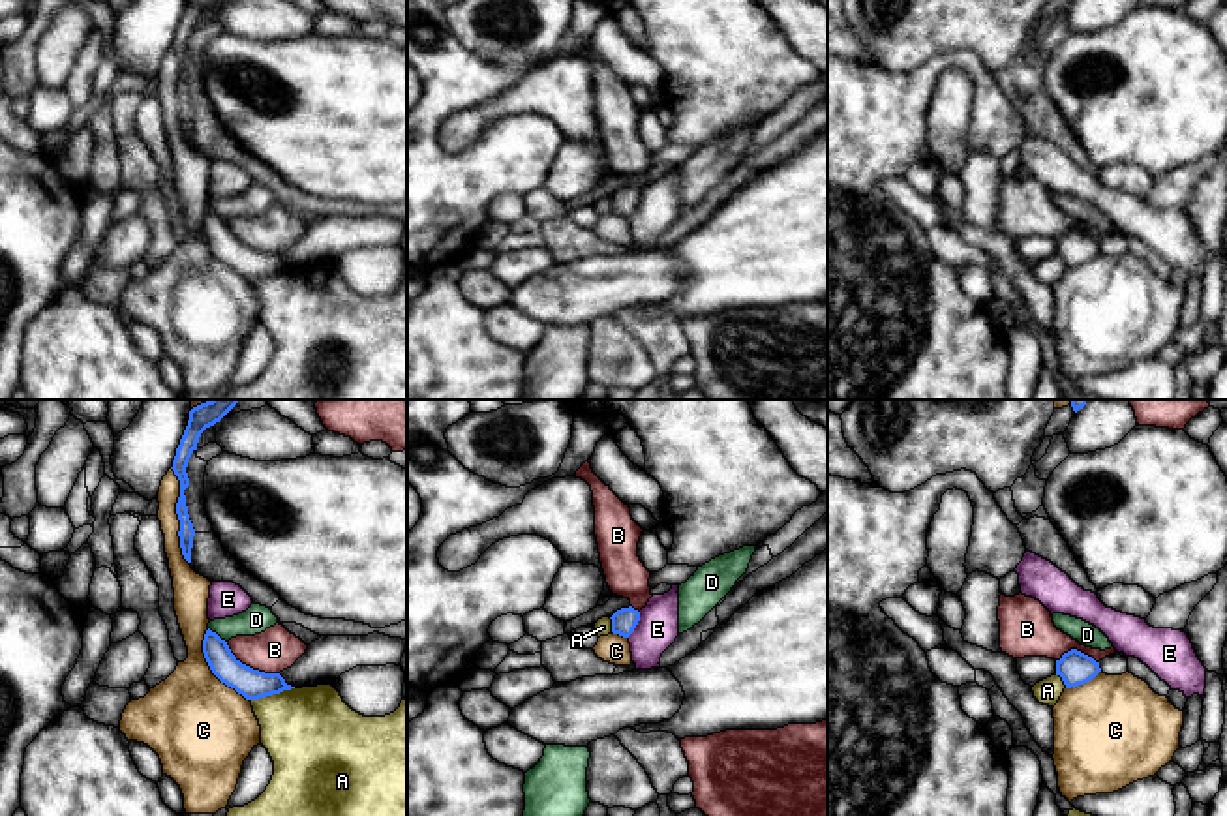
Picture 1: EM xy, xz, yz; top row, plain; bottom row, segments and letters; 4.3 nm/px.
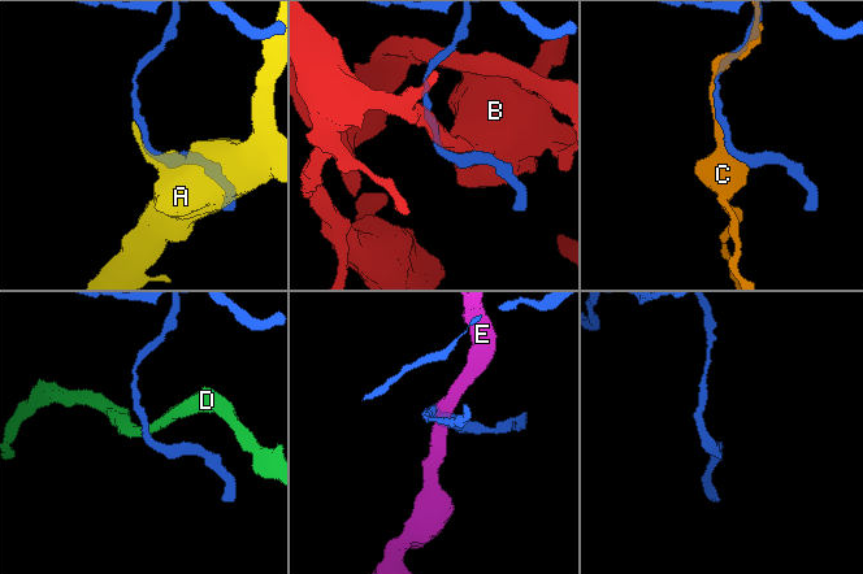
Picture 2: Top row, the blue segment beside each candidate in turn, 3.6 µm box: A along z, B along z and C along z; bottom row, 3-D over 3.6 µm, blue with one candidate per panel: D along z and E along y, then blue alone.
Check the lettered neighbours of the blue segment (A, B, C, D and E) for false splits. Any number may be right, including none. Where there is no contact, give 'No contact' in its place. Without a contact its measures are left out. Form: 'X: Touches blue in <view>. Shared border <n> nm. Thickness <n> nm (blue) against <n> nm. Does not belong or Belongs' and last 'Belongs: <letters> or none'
A: Touches blue in xy. Shared border 200 nm. Thickness 130 nm (blue) against 400 nm. Does not belong
B: Touches blue in xy. Shared border 280 nm. Thickness 130 nm (blue) against 190 nm. Does not belong
C: Touches blue in xy. Shared border 420 nm. Thickness 70 nm (blue) against 100 nm. Does not belong
D: Touches blue in xy. Shared border 100 nm. Thickness 120 nm (blue) against 120 nm. Does not belong
E: Touches blue in xz. Shared border 130 nm. Thickness 110 nm (blue) against 180 nm. Does not belong
Belongs: none

